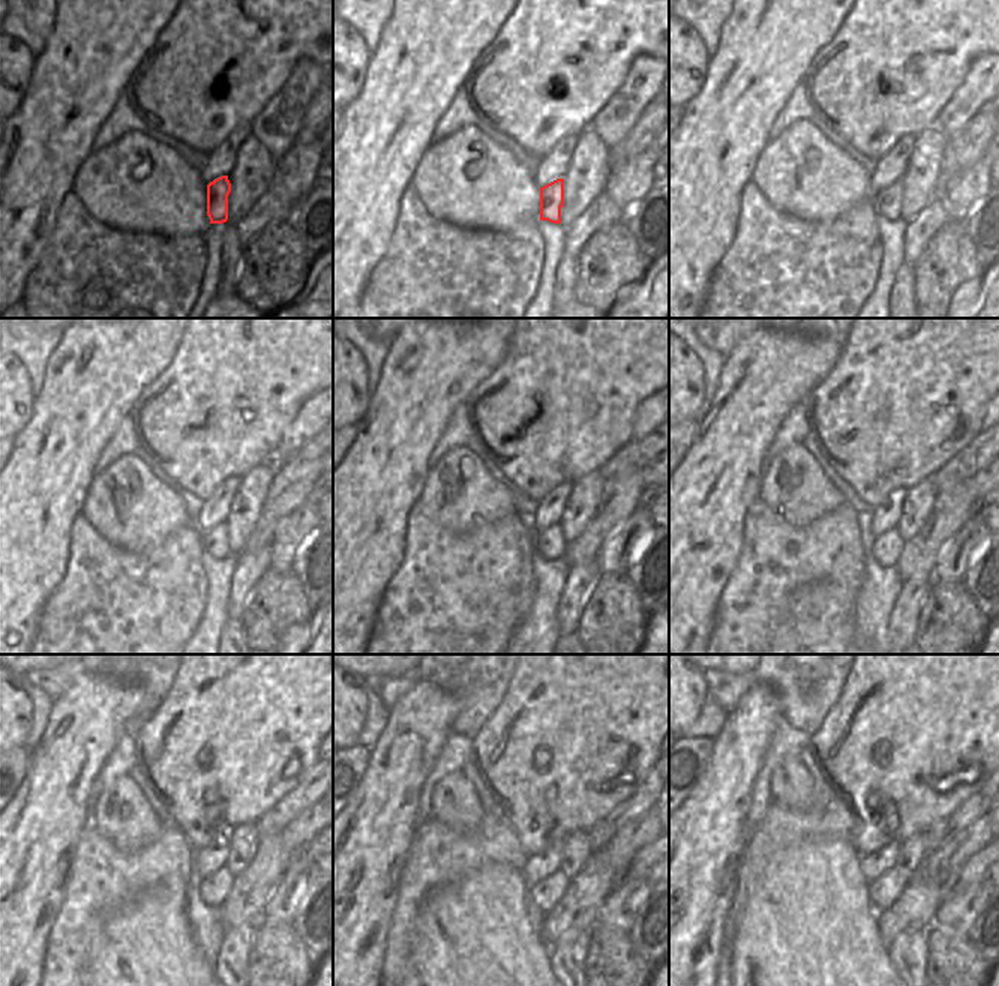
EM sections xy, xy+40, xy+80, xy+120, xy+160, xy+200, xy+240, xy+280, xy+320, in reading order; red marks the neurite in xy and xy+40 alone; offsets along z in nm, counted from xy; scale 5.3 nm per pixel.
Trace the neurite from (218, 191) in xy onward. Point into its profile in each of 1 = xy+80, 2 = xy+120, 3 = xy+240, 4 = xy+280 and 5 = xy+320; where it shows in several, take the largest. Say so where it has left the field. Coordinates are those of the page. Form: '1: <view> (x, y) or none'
1: xy+80 (887, 201)
2: xy+120 (215, 541)
3: xy+240 (213, 889)
4: xy+280 (546, 893)
5: xy+320 (884, 892)

